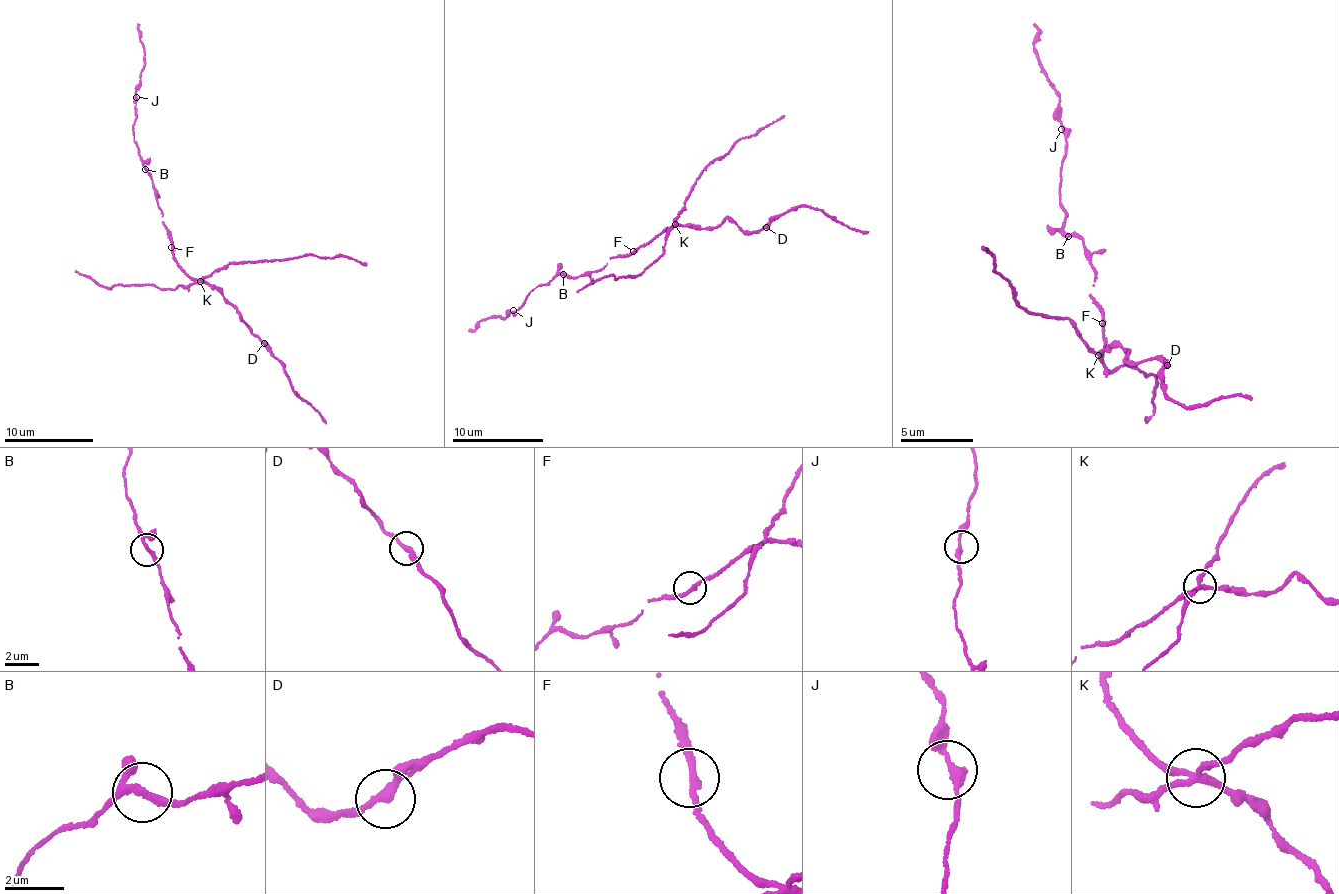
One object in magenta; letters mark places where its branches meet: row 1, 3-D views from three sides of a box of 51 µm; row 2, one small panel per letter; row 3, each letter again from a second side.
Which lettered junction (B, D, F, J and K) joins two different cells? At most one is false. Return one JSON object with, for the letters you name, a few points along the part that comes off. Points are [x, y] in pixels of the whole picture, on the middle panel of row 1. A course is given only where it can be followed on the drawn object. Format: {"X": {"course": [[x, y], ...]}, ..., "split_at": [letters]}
{"K": {"course": [[675, 225], [675, 217], [684, 206], [701, 170], [784, 114]]}, "split_at": ["K"]}

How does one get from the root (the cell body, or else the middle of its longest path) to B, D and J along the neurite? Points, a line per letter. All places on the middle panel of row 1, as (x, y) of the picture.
B: (636, 250), (626, 257), (609, 258), (588, 277), (577, 278), (563, 274)
D: (636, 250), (675, 225), (694, 229), (719, 226), (728, 221), (746, 231), (766, 227)
J: (636, 250), (626, 257), (609, 258), (588, 277), (577, 278), (559, 274), (548, 283), (537, 286), (513, 310)

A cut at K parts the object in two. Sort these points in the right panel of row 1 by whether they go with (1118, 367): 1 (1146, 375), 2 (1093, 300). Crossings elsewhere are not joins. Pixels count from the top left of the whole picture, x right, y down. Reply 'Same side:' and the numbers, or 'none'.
Same side: 1

